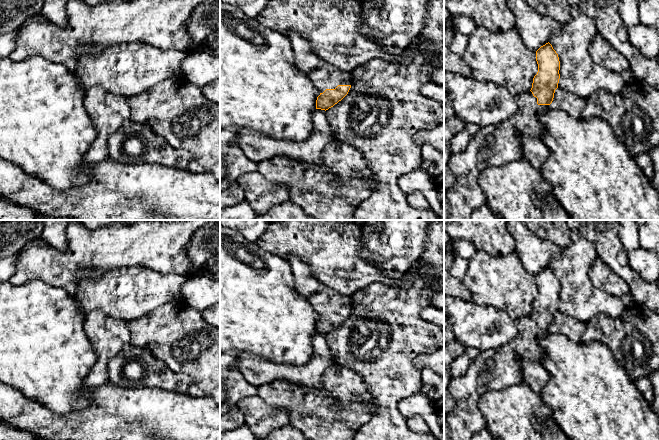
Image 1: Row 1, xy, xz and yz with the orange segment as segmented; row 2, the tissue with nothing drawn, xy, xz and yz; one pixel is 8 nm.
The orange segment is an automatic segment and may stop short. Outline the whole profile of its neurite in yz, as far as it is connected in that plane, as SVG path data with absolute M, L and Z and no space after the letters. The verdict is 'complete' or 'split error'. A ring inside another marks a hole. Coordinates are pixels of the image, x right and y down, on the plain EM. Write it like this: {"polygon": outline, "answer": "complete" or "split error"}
{"polygon": "M549 266L536 275L536 285L538 296L531 314L515 320L517 336L508 344L481 352L464 376L450 380L449 392L455 407L447 414L449 440L472 440L485 429L478 407L480 397L490 390L523 383L522 360L541 362L543 350L539 341L549 332L558 312L560 285ZM486 360L493 361L487 370L484 369Z", "answer": "split error"}

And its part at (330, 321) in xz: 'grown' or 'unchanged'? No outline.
grown

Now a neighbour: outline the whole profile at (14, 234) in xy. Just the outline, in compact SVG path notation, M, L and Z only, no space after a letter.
M0 220L0 259L18 254L30 241L42 236L45 220Z

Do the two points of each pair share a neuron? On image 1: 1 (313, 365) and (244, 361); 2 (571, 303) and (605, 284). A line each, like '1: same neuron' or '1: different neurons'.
1: same neuron
2: different neurons

